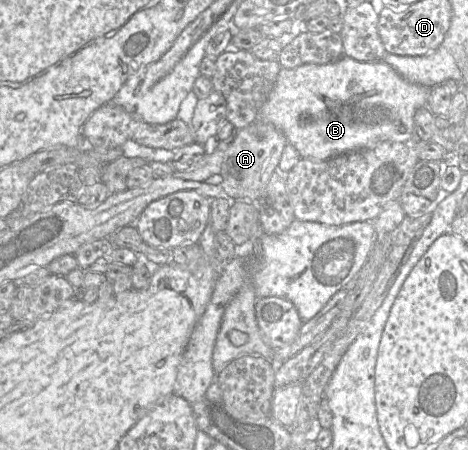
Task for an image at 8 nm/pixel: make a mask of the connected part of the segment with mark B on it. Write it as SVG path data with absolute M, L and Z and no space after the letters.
M343 55L338 60L328 64L304 64L295 68L281 68L269 97L260 111L260 121L271 123L286 137L288 144L293 145L301 158L311 160L327 160L343 153L359 149L375 147L383 141L407 141L416 137L414 115L422 107L427 107L431 87L406 80L391 65L384 61L360 62L349 56Z

